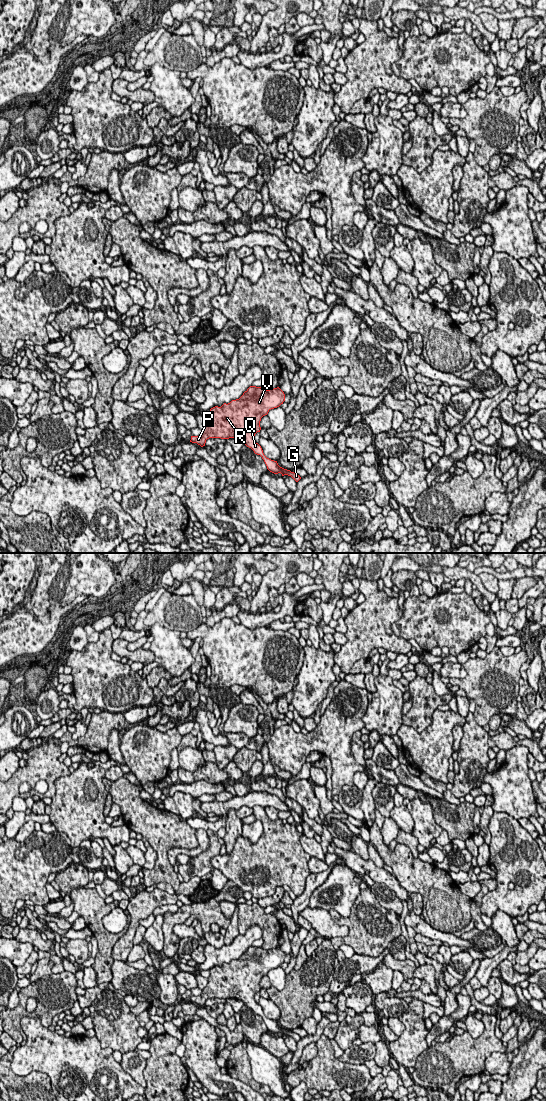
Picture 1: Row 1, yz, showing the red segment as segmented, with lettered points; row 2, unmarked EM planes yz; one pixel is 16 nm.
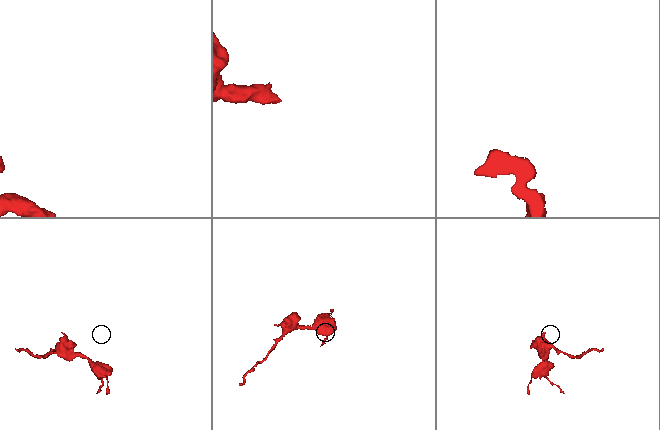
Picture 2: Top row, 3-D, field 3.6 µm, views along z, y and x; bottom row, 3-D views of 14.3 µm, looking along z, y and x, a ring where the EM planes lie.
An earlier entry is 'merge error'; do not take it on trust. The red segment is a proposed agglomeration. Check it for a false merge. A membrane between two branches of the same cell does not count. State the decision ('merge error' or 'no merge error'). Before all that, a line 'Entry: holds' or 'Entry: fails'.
Entry: fails
no merge error

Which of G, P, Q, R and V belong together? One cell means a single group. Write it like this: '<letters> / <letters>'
G P Q R V

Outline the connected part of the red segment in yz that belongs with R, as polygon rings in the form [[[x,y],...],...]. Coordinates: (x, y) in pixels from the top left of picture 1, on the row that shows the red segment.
[[[250,386],[239,399],[224,403],[221,407],[211,408],[207,425],[199,436],[191,436],[190,442],[203,447],[209,438],[241,440],[255,454],[262,457],[270,472],[291,476],[298,482],[301,479],[298,474],[267,458],[261,446],[254,440],[255,434],[261,430],[261,418],[284,401],[285,394],[279,387],[264,390],[262,387]]]

